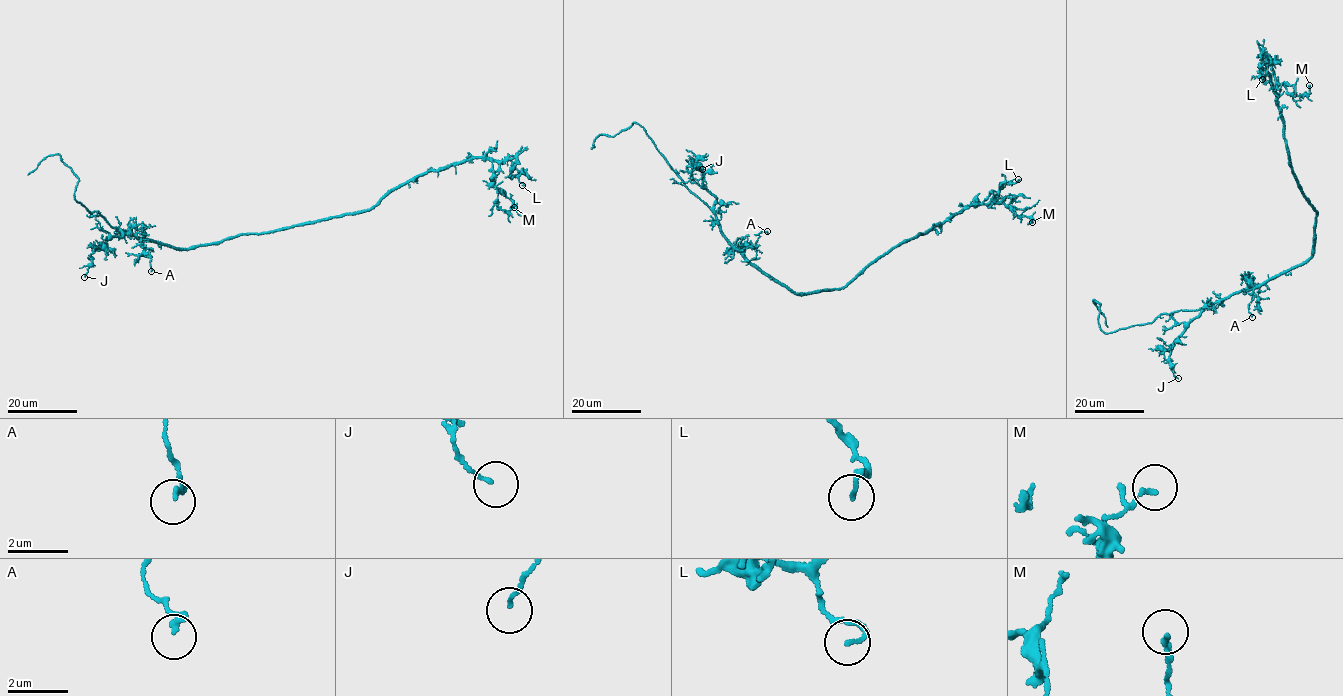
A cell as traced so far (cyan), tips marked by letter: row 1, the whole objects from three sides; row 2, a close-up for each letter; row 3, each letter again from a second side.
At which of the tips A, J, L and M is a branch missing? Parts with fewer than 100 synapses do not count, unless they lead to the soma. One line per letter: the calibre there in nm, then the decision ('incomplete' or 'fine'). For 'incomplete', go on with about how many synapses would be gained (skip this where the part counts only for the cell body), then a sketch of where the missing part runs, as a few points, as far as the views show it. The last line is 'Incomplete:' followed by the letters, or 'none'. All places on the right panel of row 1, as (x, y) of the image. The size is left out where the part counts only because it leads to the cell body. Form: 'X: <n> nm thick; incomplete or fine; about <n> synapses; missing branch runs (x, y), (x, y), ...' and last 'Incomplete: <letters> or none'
A: 140 nm thick; fine
J: 90 nm thick; fine
L: 140 nm thick; fine
M: 130 nm thick; fine
Incomplete: none

